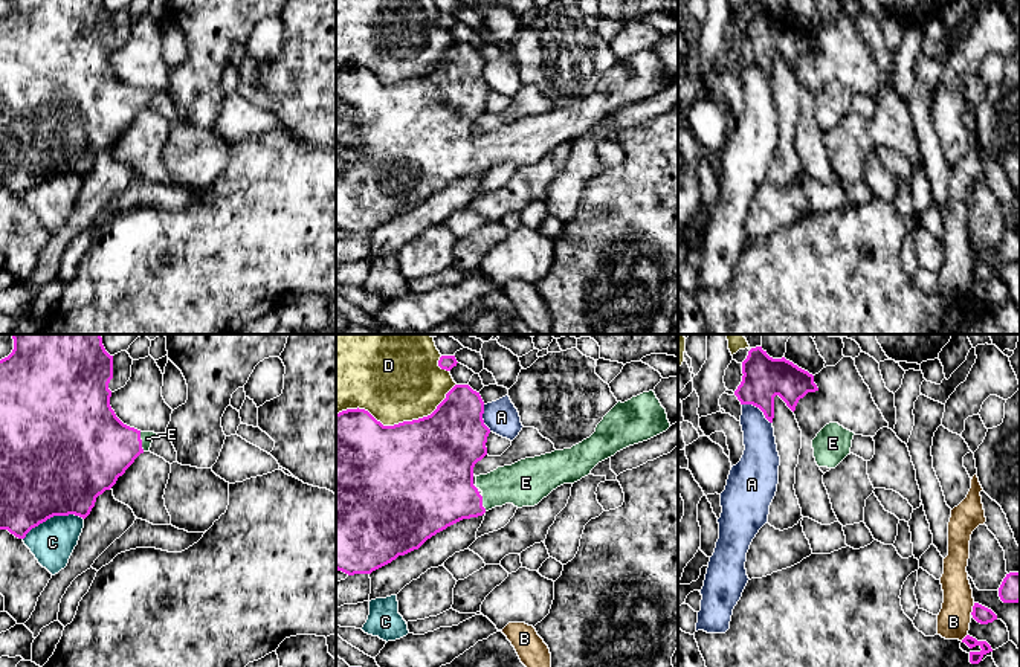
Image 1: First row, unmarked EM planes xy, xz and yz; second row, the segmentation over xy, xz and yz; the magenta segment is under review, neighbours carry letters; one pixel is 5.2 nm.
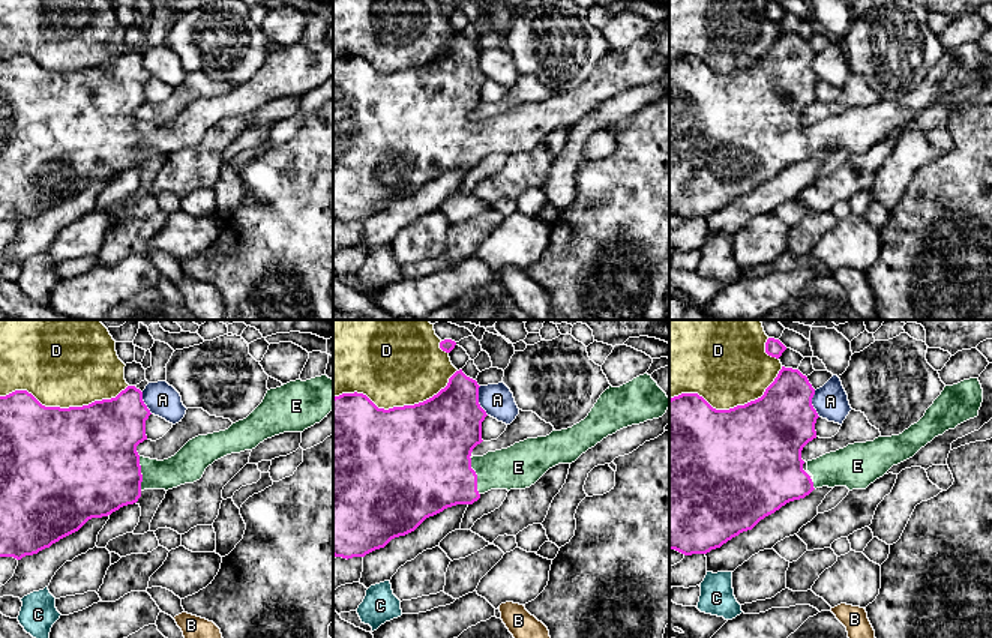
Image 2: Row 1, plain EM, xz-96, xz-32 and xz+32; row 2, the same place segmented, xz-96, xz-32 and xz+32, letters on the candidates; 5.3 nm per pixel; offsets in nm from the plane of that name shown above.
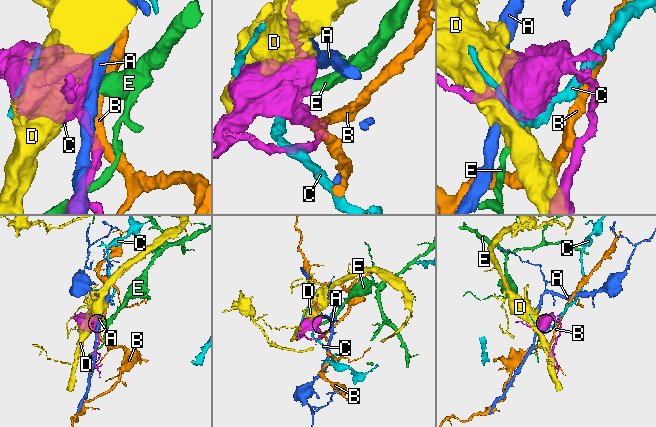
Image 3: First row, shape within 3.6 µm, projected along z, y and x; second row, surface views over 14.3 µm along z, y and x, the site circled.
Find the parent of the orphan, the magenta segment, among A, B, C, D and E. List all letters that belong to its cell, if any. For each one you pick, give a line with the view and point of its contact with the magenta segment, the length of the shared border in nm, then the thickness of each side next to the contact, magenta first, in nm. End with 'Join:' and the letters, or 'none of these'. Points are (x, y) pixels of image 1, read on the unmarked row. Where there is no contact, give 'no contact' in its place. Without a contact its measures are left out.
E: contact xy (141, 99); length 110 nm; calibres 400 and 70 nm
Join: E

